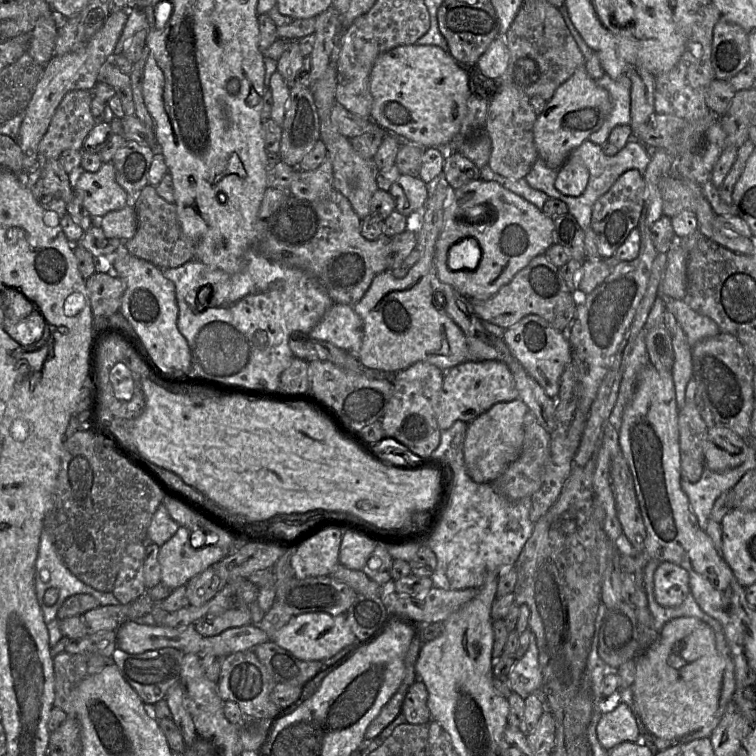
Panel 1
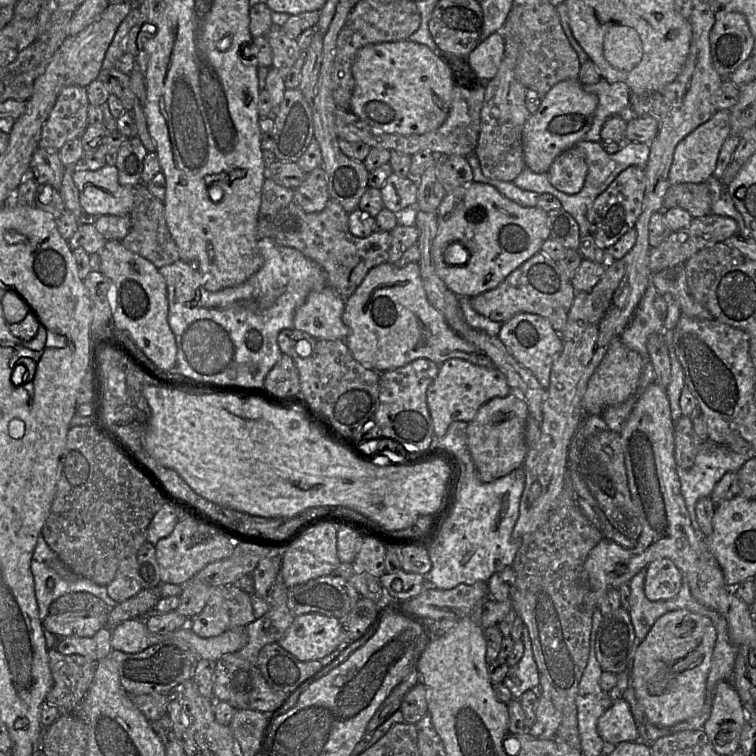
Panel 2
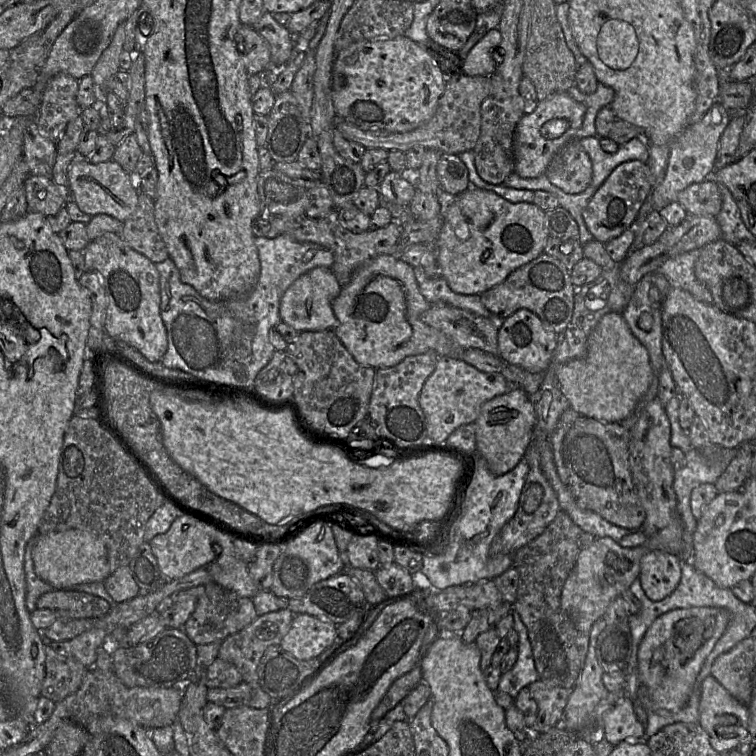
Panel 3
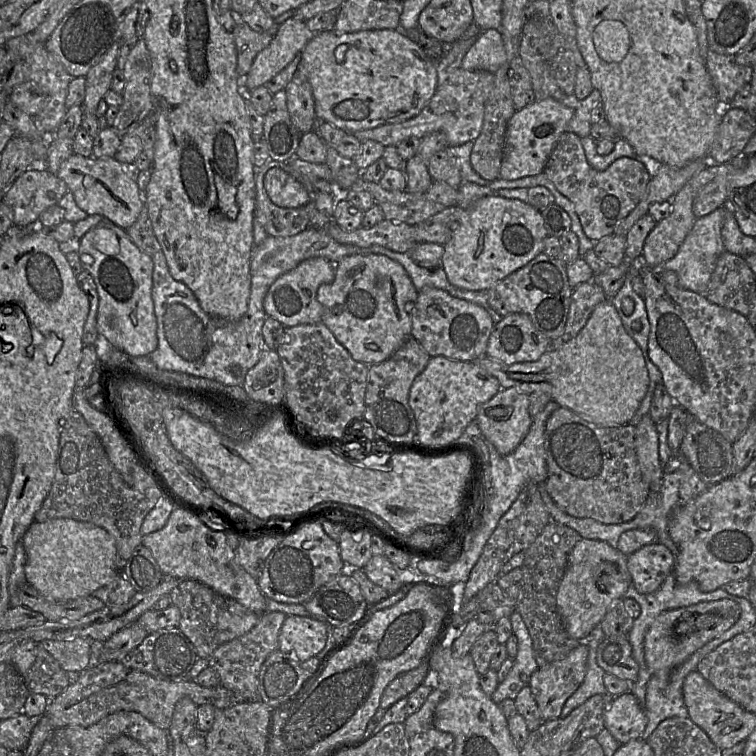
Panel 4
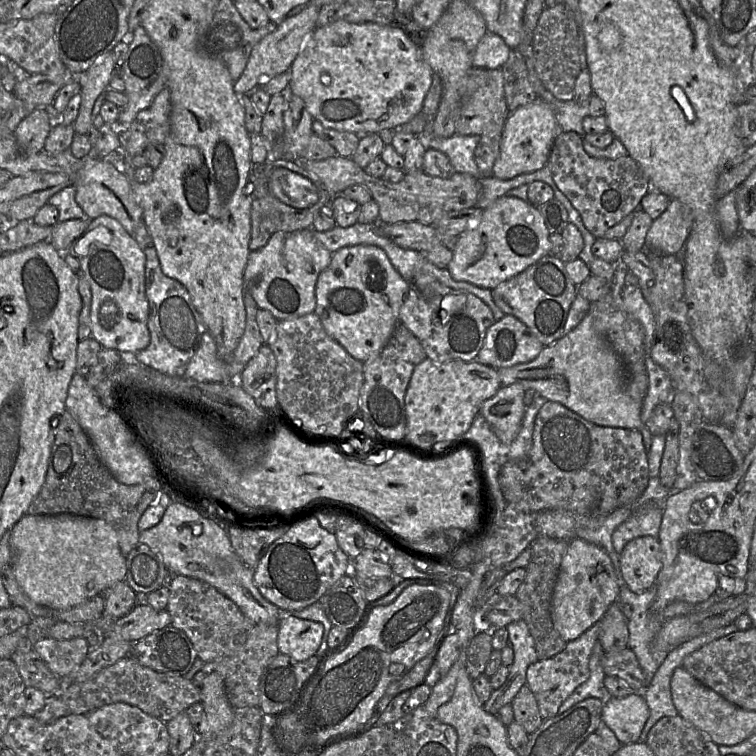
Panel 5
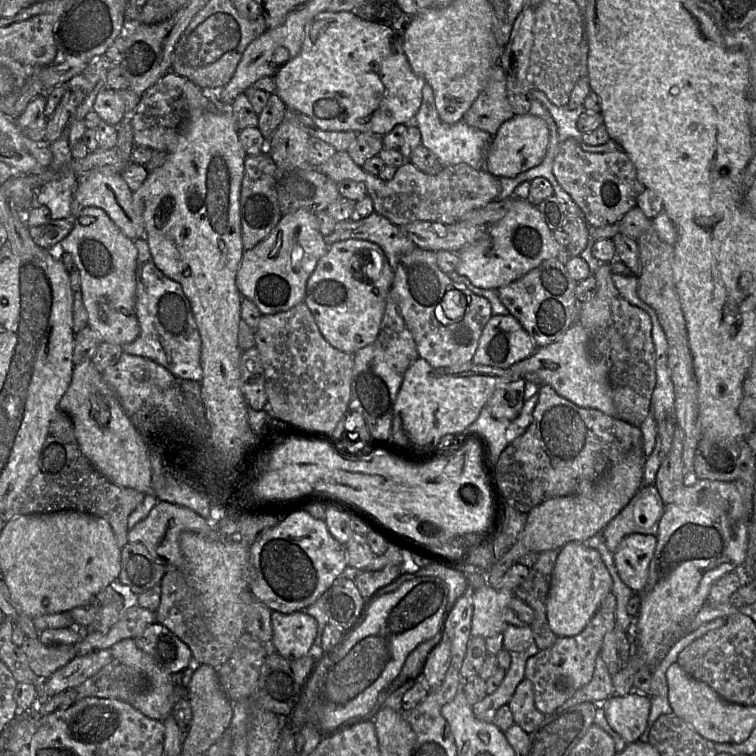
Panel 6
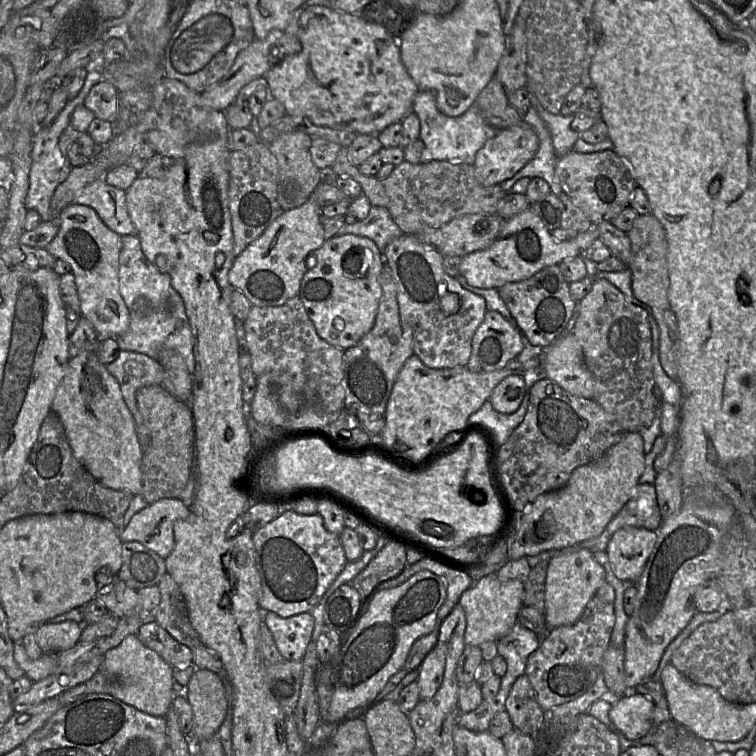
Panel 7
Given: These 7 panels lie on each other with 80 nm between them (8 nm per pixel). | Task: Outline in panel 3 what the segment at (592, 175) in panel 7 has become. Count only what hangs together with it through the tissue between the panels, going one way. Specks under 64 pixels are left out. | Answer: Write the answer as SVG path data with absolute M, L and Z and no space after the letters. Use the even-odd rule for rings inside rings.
M577 137L569 140L552 158L546 176L567 194L583 192L592 180L592 163ZM632 160L618 165L583 211L583 219L593 238L605 244L630 229L651 191L652 175L646 163Z

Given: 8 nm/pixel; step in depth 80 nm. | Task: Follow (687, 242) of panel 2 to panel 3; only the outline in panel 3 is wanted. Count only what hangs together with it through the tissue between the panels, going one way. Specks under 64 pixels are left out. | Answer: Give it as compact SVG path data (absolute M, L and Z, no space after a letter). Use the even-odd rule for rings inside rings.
M689 216L679 225L668 227L660 238L652 245L631 252L620 263L620 276L628 284L636 285L645 274L656 272L665 262L680 254L695 249L702 249L706 245L722 237L721 227L714 217Z

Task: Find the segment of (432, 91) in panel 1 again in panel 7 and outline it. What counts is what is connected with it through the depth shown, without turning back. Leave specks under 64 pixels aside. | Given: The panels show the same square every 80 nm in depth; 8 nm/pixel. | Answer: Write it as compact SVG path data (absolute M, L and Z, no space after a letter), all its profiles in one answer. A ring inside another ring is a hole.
M313 5L298 8L285 31L300 40L301 51L285 57L264 78L269 96L283 104L287 115L306 117L316 126L357 135L377 135L413 112L413 101L419 89L401 60L399 37L391 35L384 27L366 21L359 14Z

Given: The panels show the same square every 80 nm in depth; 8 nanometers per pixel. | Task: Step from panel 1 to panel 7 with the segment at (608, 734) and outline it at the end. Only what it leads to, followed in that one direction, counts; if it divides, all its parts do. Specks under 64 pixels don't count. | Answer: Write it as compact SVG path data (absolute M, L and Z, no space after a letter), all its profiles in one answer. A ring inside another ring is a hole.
M630 691L619 698L613 698L609 718L627 739L637 742L651 728L654 706L648 697Z

